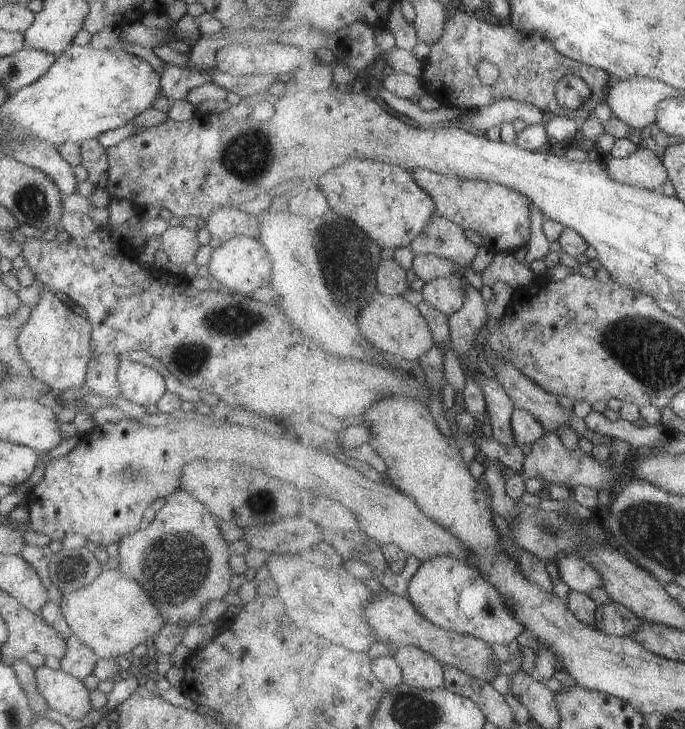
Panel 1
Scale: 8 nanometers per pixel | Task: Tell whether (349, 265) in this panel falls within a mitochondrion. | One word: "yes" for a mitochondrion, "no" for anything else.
yes

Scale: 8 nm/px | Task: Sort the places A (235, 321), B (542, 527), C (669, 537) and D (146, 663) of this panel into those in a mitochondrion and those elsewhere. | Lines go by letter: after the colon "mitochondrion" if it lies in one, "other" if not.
A: mitochondrion
B: mitochondrion
C: mitochondrion
D: other

